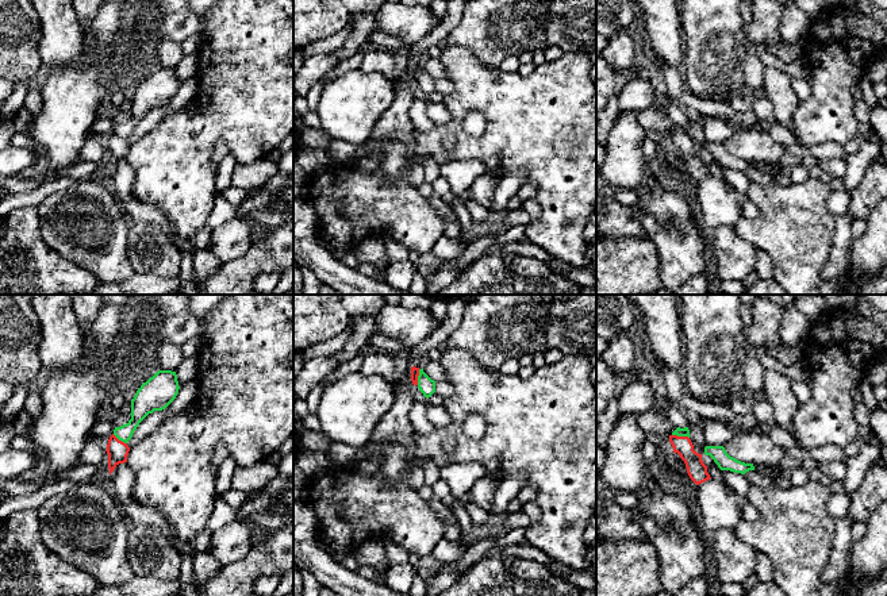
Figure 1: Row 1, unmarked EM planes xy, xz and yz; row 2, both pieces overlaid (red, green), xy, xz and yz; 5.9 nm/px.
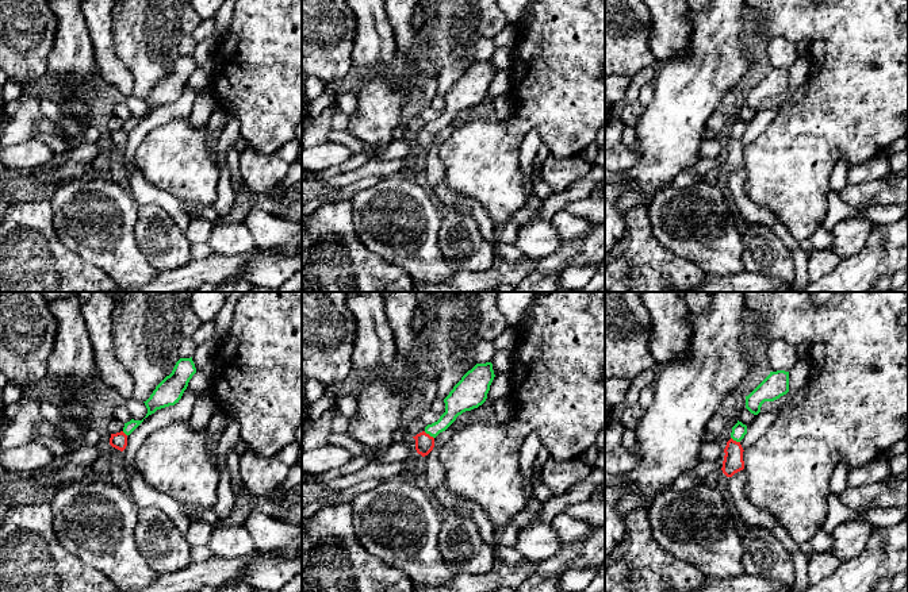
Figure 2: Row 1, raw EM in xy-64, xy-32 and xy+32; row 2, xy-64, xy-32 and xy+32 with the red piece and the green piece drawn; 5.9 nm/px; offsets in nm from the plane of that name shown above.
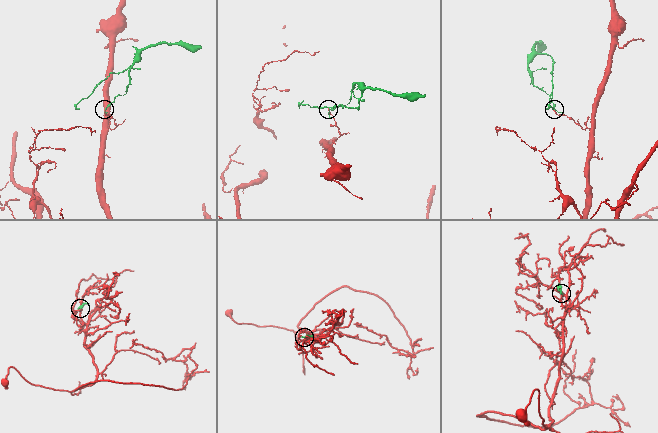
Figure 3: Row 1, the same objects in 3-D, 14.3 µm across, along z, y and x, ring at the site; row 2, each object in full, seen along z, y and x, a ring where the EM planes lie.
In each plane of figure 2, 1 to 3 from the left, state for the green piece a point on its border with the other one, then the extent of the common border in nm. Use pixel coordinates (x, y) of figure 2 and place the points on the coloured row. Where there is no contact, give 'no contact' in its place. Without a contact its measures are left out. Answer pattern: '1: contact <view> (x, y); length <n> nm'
1: contact xy-64 (125, 434); length 40 nm
2: contact xy-32 (428, 434); length 80 nm
3: contact xy+32 (735, 441); length 70 nm

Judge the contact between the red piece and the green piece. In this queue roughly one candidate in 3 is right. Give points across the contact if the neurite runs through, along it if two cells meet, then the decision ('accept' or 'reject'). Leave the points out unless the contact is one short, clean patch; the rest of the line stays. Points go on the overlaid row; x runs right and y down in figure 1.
along yz (672, 434), (688, 438) | reject

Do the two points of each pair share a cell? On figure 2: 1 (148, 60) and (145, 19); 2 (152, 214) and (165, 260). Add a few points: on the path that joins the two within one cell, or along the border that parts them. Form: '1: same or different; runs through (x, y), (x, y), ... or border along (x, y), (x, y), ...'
1: same; runs through (148, 50), (145, 29)
2: same; runs through (153, 225), (165, 249)

